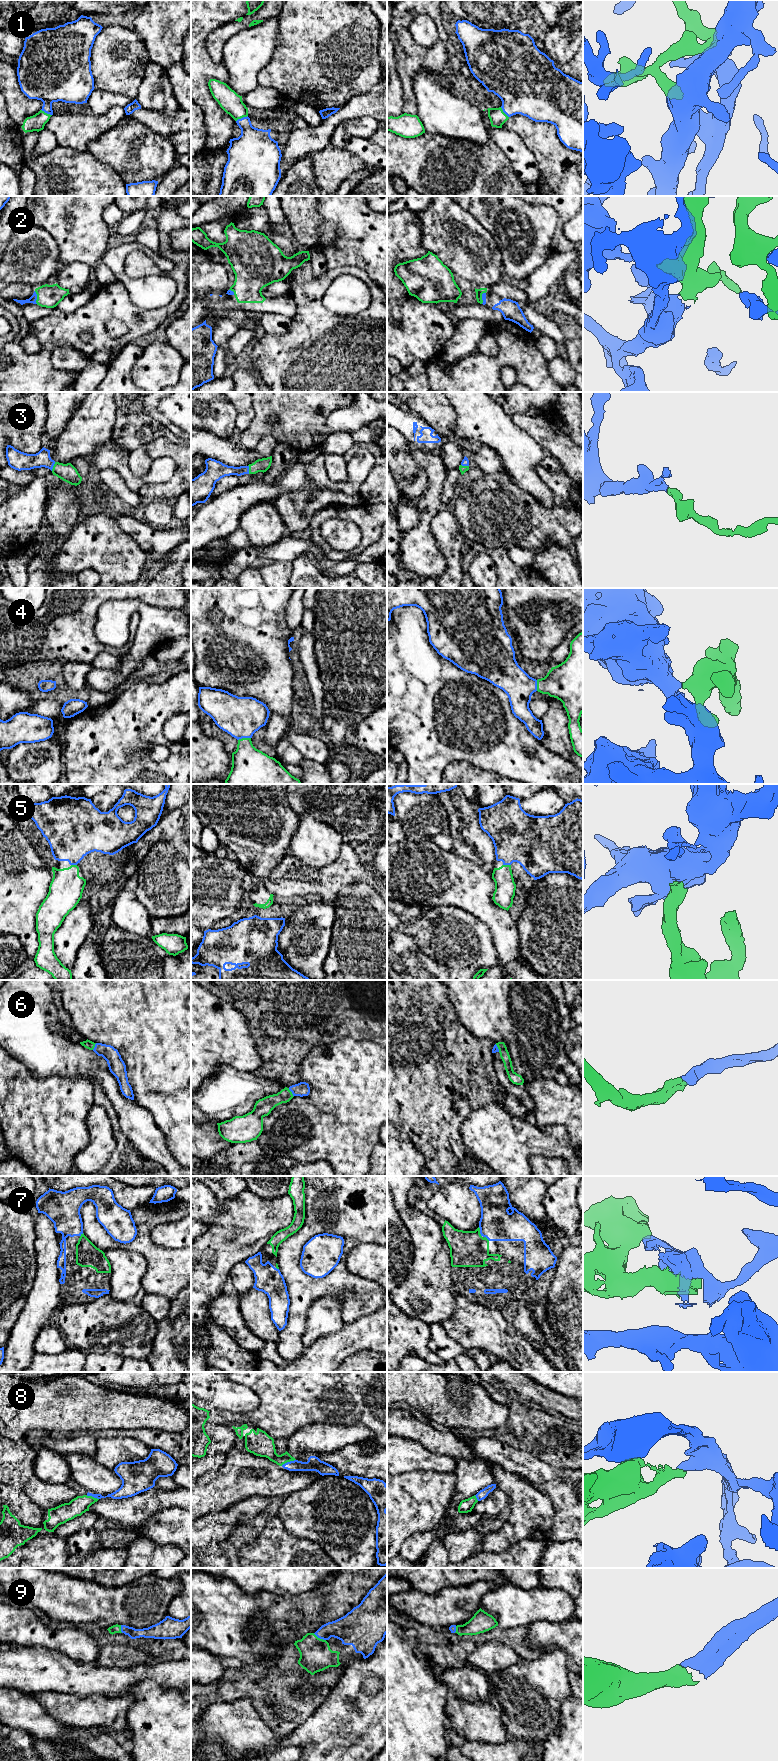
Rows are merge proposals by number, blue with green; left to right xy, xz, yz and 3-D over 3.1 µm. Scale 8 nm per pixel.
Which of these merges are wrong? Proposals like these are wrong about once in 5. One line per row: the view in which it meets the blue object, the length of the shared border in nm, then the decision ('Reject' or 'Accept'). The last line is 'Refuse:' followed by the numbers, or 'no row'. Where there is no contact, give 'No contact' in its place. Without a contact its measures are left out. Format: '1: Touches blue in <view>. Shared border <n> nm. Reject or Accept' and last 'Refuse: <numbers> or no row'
1: Touches blue in xz. Shared border 110 nm. Accept
2: Touches blue in xy. Shared border 110 nm. Accept
3: Touches blue in xy. Shared border 80 nm. Accept
4: Touches blue in xz. Shared border 110 nm. Accept
5: Touches blue in yz. Shared border 60 nm. Accept
6: Touches blue in xz. Shared border 80 nm. Accept
7: Touches blue in yz. Shared border 80 nm. Accept
8: Touches blue in xz. Shared border 130 nm. Accept
9: Touches blue in xz. Shared border 120 nm. Accept
Refuse: no row

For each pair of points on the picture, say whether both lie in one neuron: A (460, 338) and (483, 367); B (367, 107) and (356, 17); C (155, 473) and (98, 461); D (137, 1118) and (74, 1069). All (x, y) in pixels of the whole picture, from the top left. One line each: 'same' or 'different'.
A: different
B: different
C: same
D: same

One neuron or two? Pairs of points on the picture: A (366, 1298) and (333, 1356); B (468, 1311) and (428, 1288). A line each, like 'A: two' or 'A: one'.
A: two
B: two

